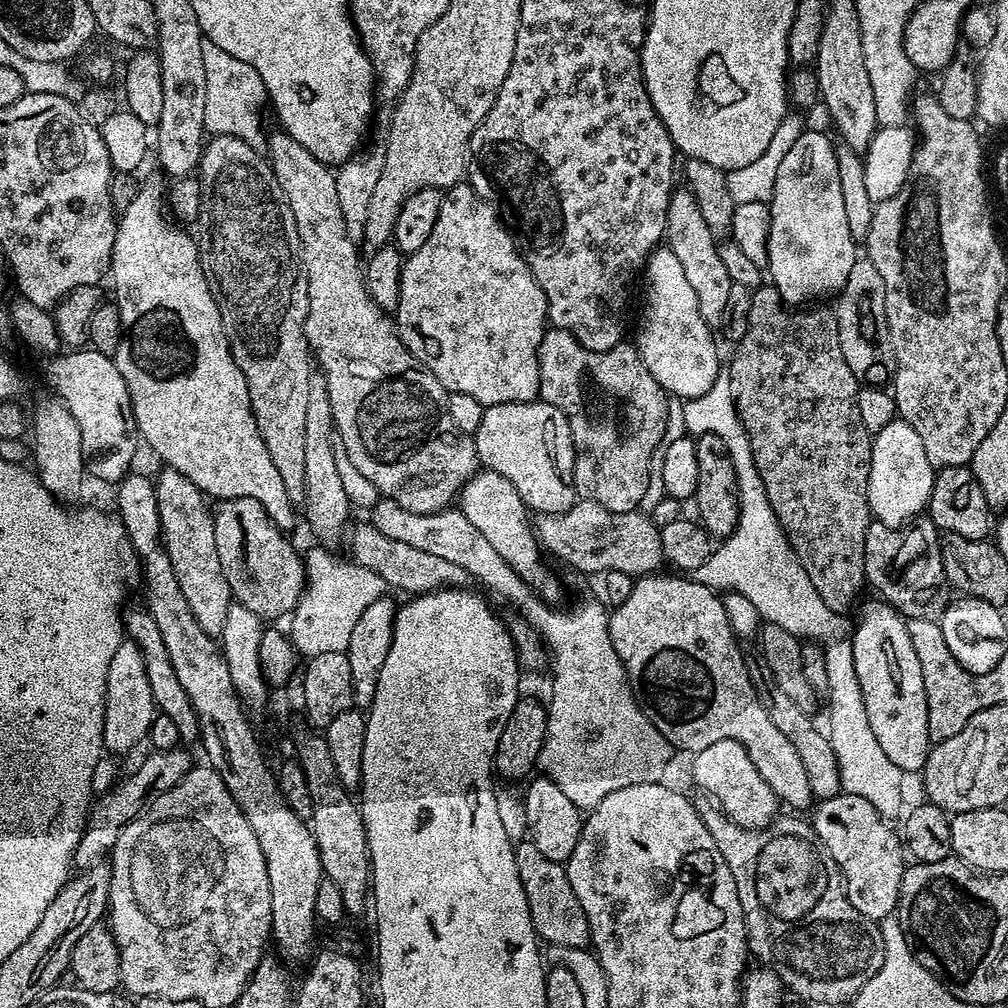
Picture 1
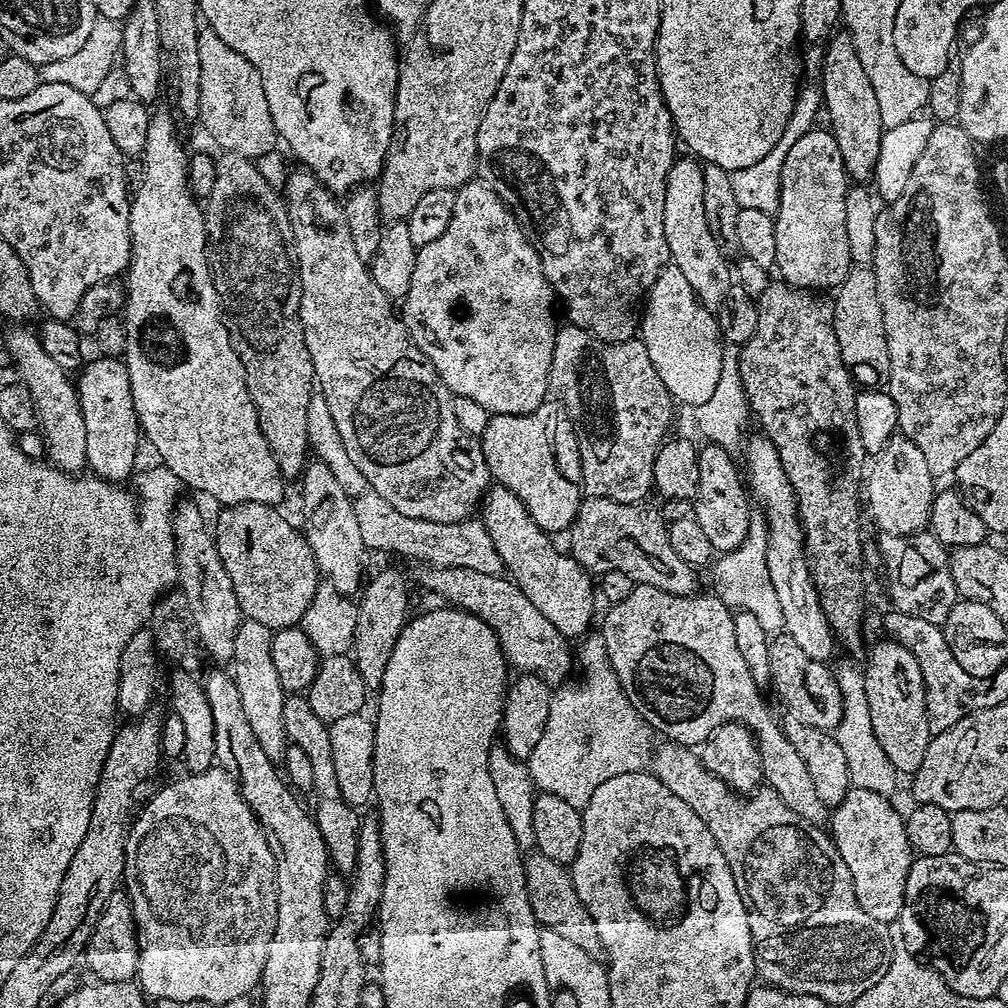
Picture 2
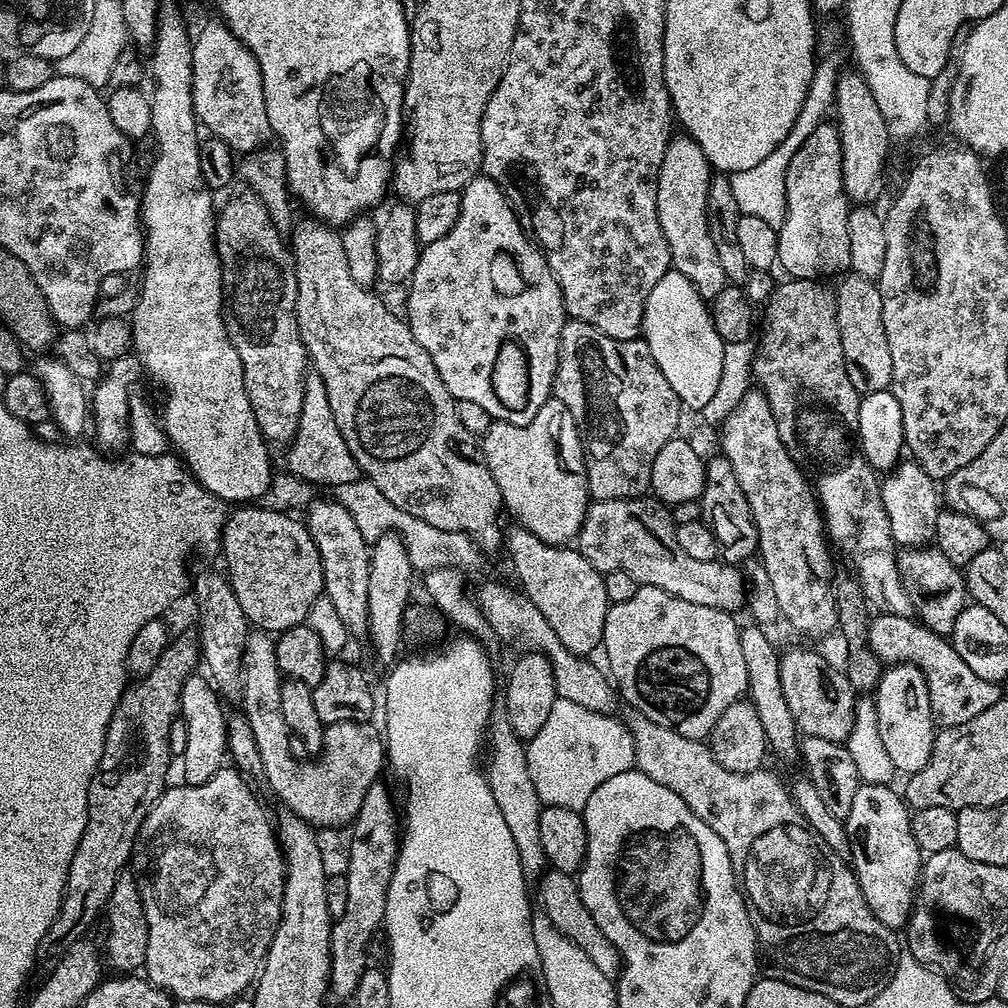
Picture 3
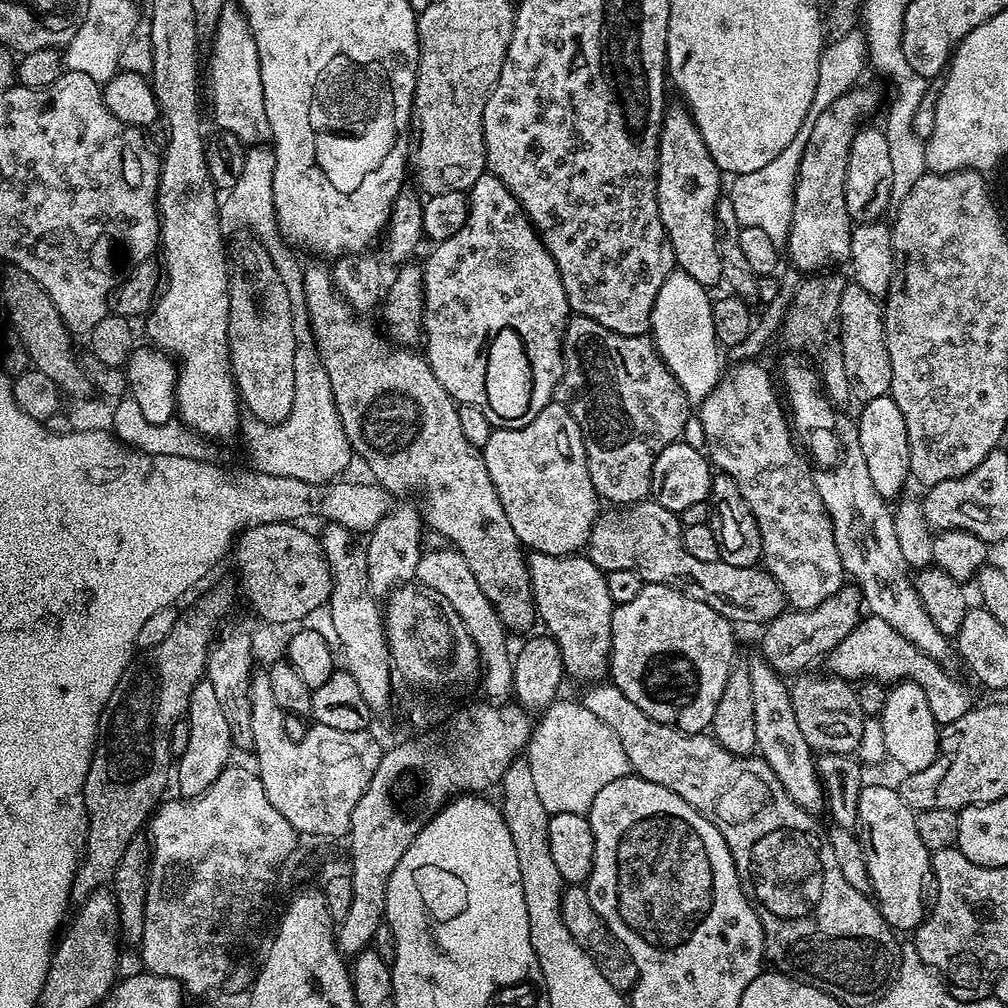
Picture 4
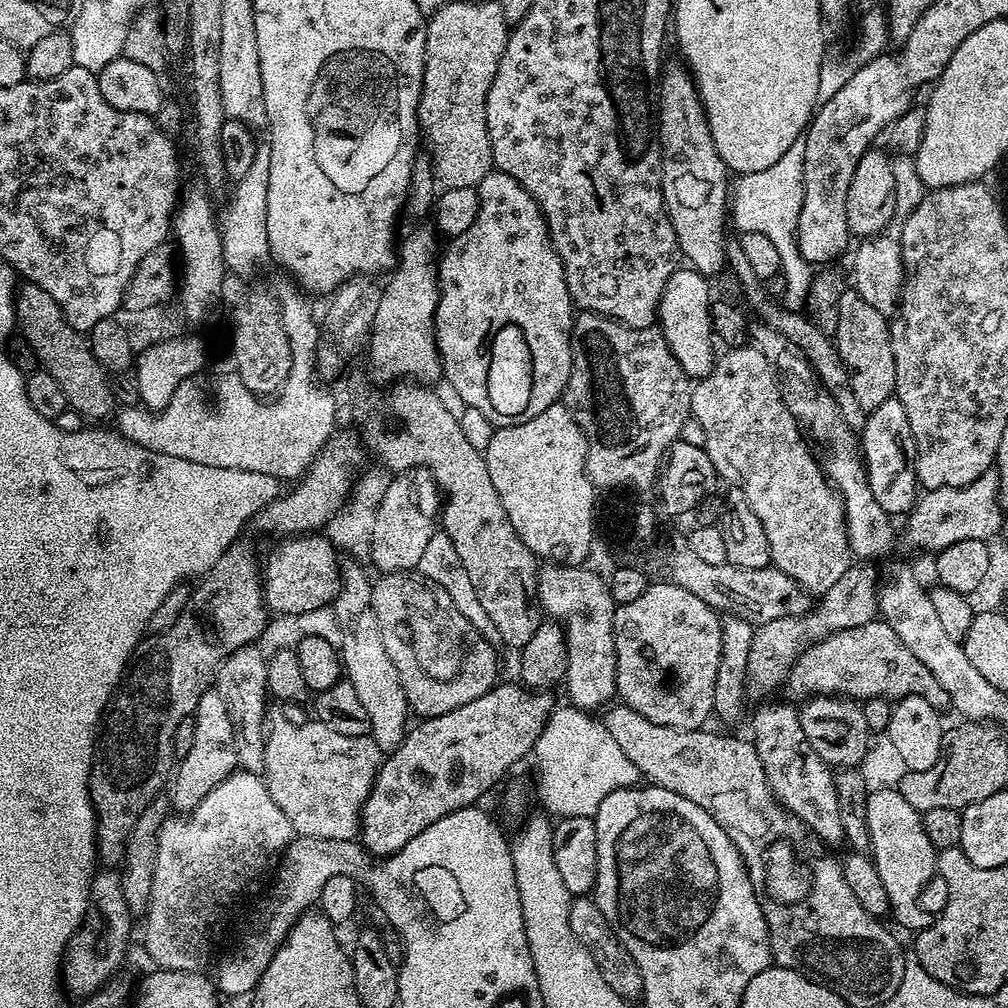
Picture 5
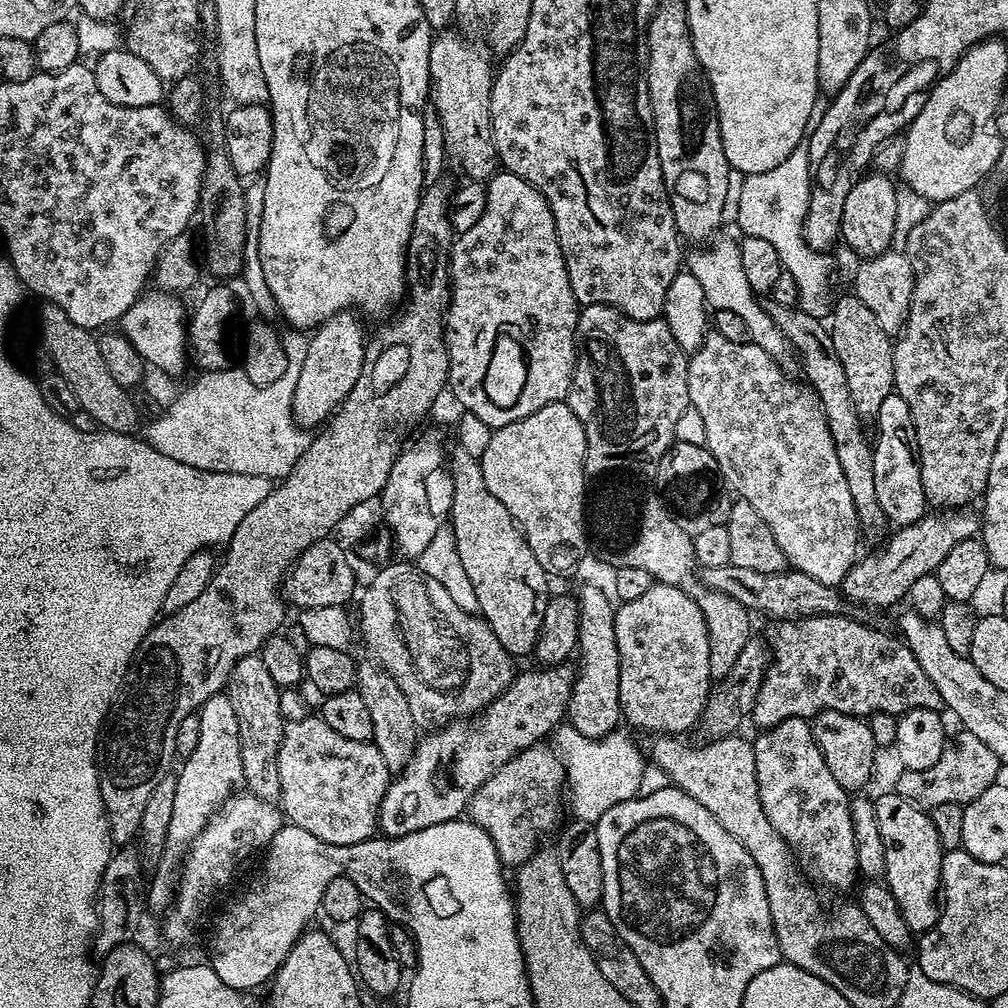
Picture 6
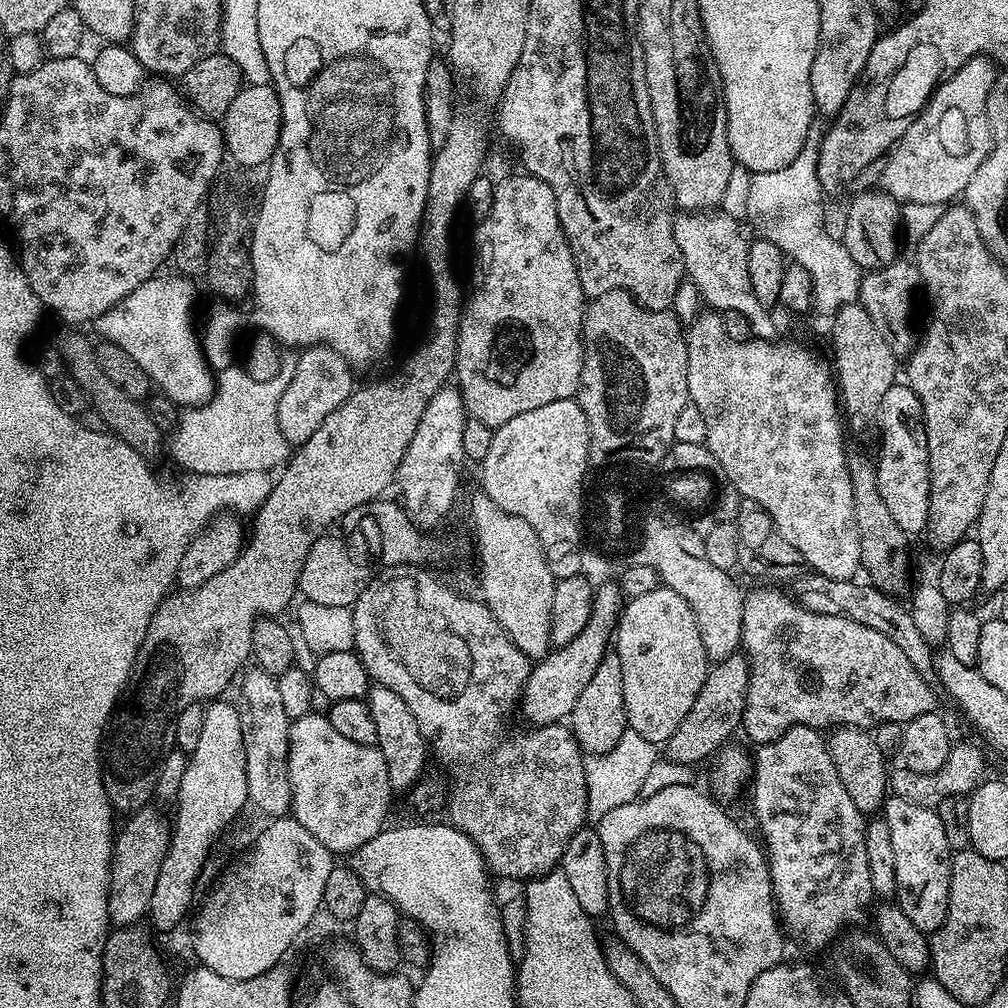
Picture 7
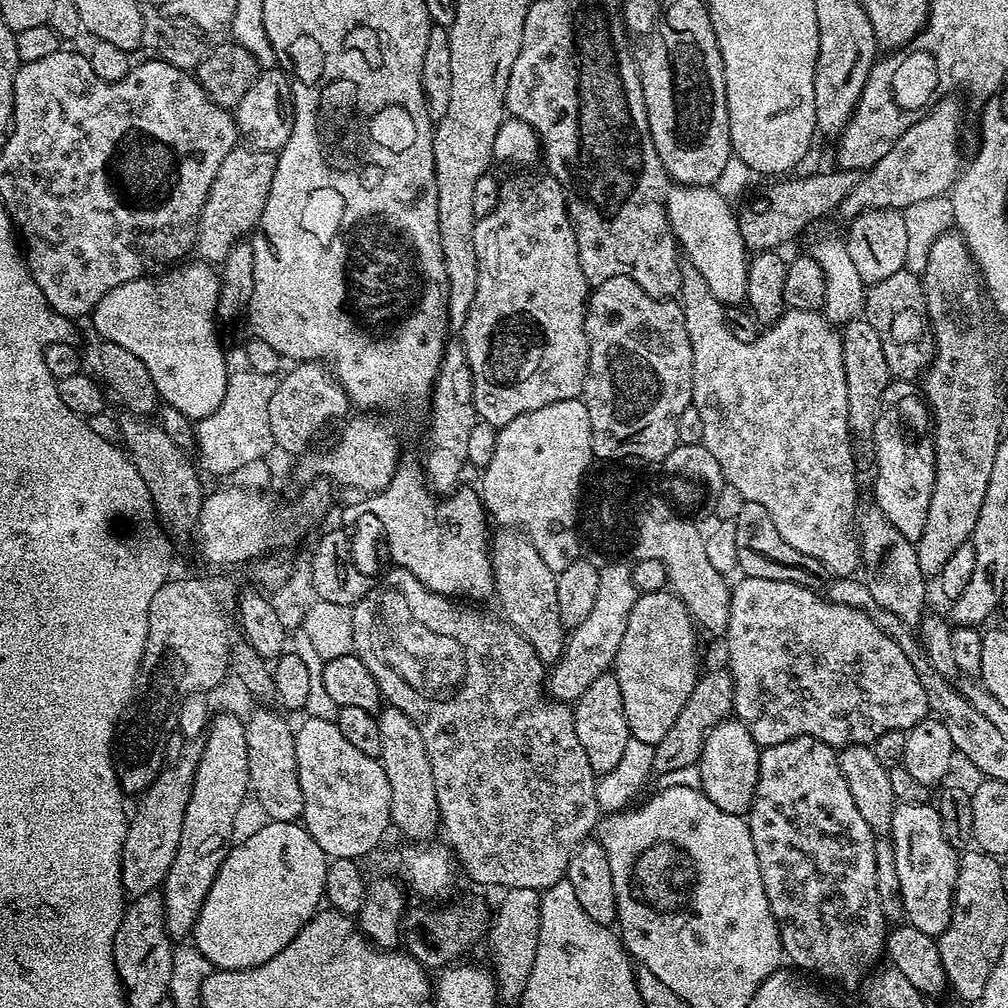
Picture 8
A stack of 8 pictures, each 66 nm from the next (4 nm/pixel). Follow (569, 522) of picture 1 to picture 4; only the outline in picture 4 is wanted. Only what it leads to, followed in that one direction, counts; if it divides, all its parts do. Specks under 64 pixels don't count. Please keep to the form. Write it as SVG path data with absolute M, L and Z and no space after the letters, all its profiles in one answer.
M649 498L638 504L627 506L612 506L609 512L601 511L592 523L592 529L588 535L586 555L589 560L598 566L601 572L607 574L616 570L631 570L641 577L644 584L665 584L671 588L677 588L682 594L694 598L698 602L706 602L710 610L718 610L727 620L744 624L767 625L768 621L785 611L786 601L784 592L778 586L778 582L763 567L743 568L742 566L730 566L725 560L718 559L714 562L701 562L693 558L682 546L682 534L684 525L675 512L666 510L666 506L657 504Z

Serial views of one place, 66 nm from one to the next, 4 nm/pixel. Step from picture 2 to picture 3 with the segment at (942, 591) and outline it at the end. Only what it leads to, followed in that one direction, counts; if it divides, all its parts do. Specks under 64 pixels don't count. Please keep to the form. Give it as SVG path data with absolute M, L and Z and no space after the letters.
M935 546L905 548L897 555L896 561L902 586L910 598L912 611L919 622L932 632L937 632L939 636L951 637L954 622L958 622L958 614L962 614L969 599L963 571Z

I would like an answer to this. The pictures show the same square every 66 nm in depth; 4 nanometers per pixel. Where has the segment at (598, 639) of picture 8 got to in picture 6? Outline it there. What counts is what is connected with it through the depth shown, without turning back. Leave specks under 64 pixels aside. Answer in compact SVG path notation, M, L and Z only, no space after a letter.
M568 664L540 666L537 672L521 671L512 679L512 684L497 700L488 703L483 712L468 718L451 720L443 728L421 735L416 742L416 749L406 762L401 772L391 777L386 794L380 803L378 828L385 837L395 838L426 830L426 826L438 826L442 822L461 819L465 815L472 795L493 776L510 758L522 750L533 748L536 744L547 741L565 719L574 672Z

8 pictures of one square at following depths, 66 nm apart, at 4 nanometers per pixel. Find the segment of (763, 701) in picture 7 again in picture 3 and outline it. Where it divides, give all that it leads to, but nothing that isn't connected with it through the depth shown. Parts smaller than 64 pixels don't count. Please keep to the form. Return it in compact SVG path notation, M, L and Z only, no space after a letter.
M885 611L873 615L868 621L868 645L885 665L912 664L918 670L922 670L930 694L932 722L937 729L953 728L962 722L970 722L974 714L990 710L994 702L1002 699L1002 692L999 692L996 689L999 687L996 686L981 686L971 682L972 684L966 685L965 688L960 688L962 665L958 654L945 637L925 628L917 619L895 616L892 612Z

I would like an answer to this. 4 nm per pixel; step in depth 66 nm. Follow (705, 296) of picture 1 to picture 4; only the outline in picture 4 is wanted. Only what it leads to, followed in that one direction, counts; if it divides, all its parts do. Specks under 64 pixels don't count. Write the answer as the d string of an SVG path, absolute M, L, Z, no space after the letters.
M679 106L680 108L665 107L664 120L660 124L660 153L658 154L658 170L656 171L656 201L658 202L658 214L662 218L662 226L666 230L666 234L672 243L672 249L676 255L676 268L681 272L690 274L690 278L694 278L694 282L698 282L703 288L709 290L715 289L717 283L721 283L722 263L719 262L719 238L716 231L716 204L719 203L722 197L722 188L720 191L720 179L722 173L720 167L714 162L714 158L710 158L710 150L706 150L706 142L702 142L702 134L698 130L698 126L694 122L691 112L687 107Z

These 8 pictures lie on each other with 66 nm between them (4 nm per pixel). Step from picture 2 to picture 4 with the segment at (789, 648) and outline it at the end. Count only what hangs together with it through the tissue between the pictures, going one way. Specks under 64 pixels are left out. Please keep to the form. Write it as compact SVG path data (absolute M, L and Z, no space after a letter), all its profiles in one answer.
M811 672L797 675L790 684L794 719L802 730L802 738L806 738L806 742L816 754L855 753L862 742L862 730L866 719L862 706L858 706L856 688L840 676L819 676L818 673Z

